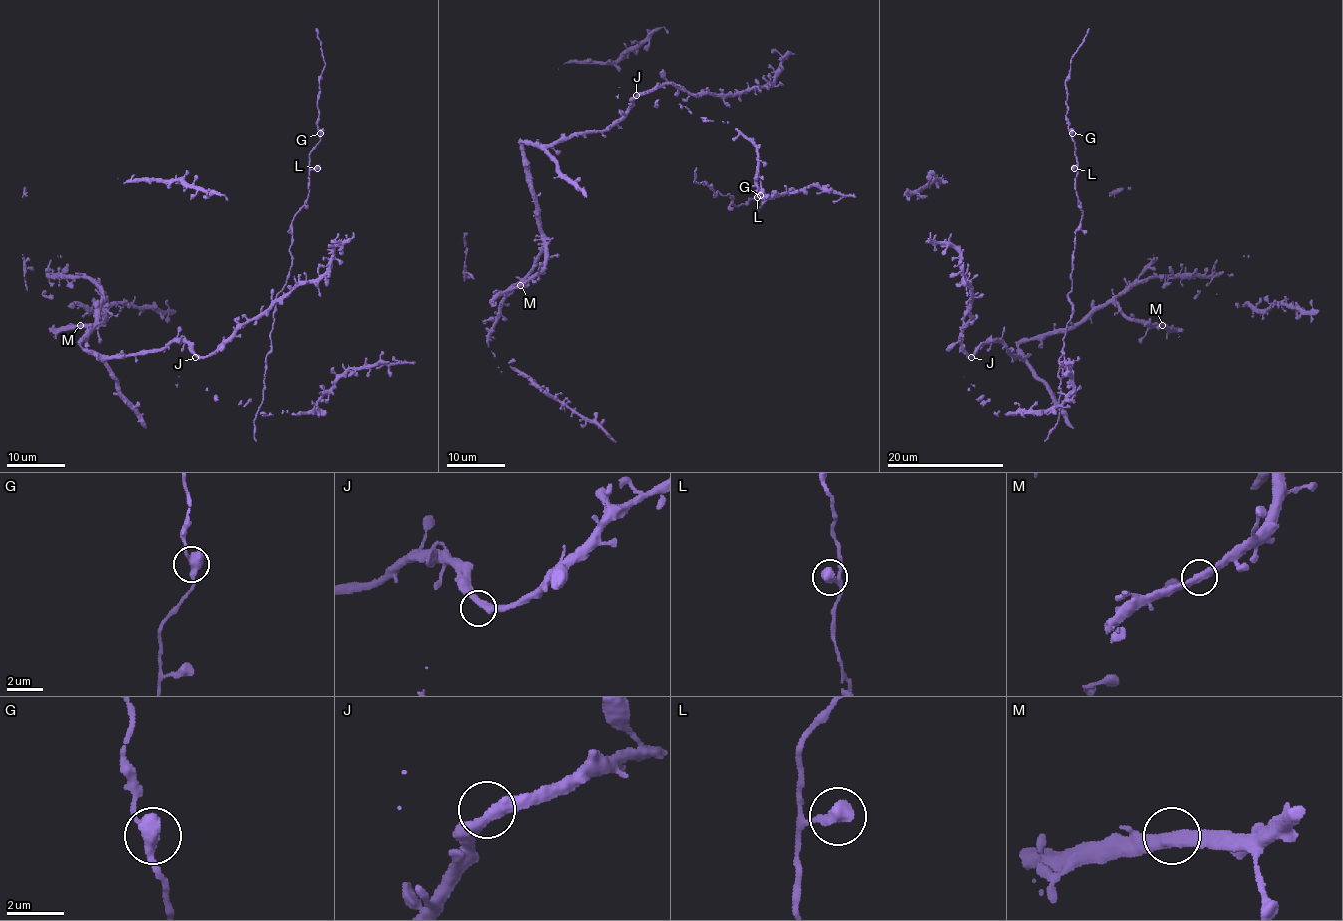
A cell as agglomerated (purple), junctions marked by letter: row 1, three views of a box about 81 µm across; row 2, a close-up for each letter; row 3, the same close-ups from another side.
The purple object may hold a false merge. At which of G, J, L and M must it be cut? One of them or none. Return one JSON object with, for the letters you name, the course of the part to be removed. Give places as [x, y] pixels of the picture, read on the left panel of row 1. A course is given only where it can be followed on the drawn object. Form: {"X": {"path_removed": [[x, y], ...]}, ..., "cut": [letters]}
{"cut": []}

